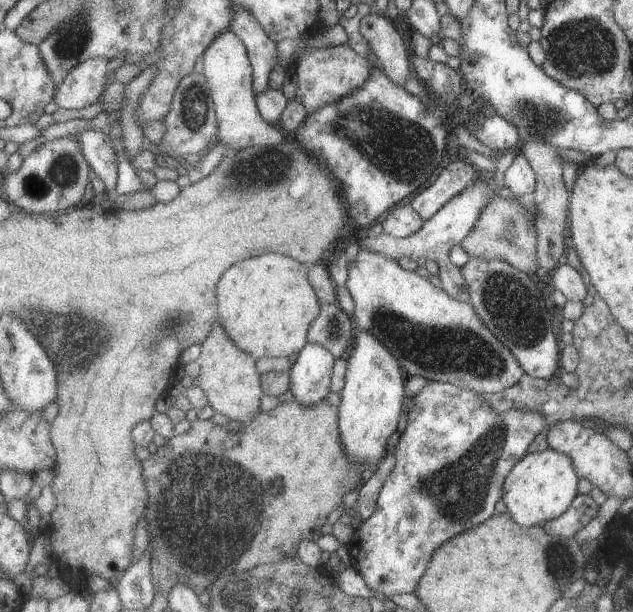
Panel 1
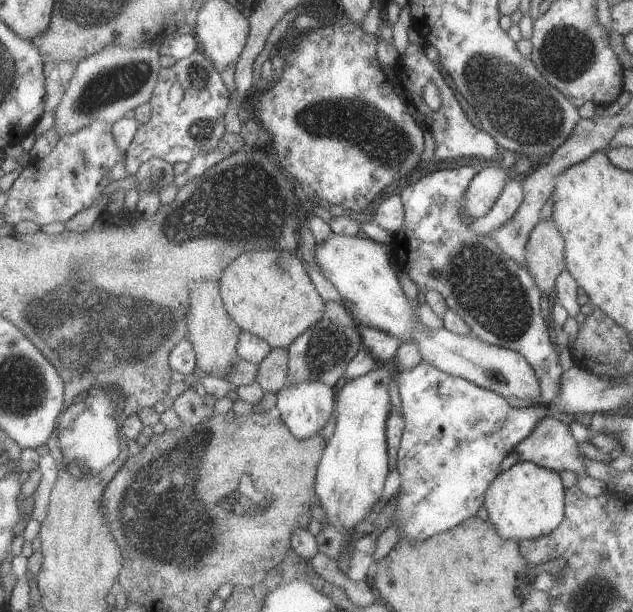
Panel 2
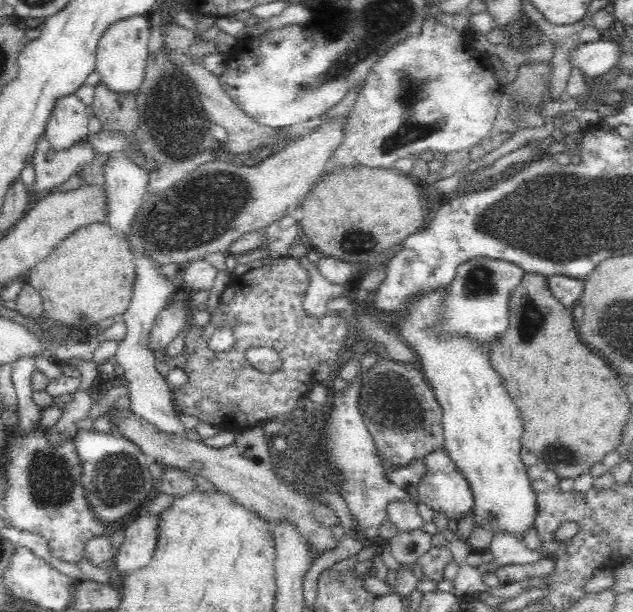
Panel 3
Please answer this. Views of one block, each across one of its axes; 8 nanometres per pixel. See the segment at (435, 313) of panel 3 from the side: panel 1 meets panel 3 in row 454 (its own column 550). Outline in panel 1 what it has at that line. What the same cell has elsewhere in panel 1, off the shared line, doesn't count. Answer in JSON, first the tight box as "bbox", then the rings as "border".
{"bbox":[503,448,580,527],"border":[[[550,448],[544,452],[528,453],[507,478],[503,500],[508,512],[520,523],[520,526],[538,527],[567,512],[572,501],[580,493],[579,480],[578,472],[568,455],[560,454],[559,451]]]}

